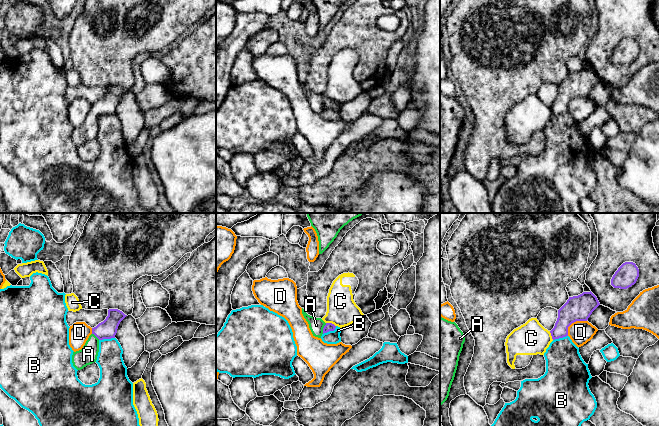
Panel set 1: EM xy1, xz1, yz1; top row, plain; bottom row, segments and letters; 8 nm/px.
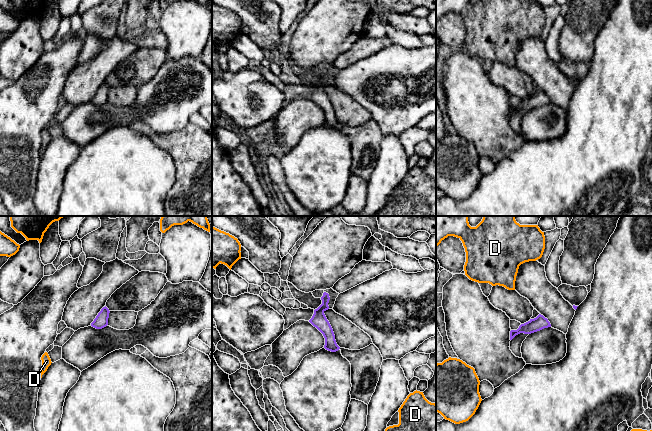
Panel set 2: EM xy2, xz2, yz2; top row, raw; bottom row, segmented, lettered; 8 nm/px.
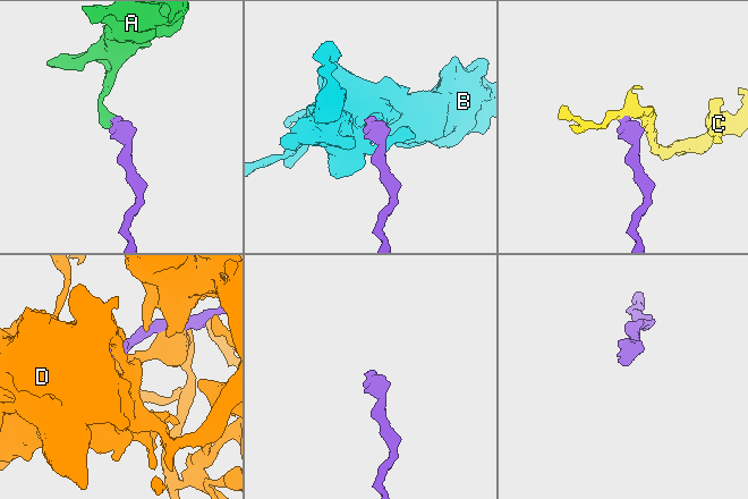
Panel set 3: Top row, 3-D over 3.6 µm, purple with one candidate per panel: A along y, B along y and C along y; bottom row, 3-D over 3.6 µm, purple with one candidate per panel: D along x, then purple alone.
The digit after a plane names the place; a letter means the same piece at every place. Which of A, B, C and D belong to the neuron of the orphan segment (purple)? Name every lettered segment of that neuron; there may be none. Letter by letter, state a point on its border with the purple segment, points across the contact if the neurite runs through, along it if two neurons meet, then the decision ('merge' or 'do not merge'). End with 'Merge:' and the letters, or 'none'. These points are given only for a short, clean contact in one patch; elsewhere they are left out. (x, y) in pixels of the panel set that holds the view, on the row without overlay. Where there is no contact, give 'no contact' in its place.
A: meets purple in xz1 at (323, 104); runs through xz1 (328, 103), (323, 104), (316, 101); merge
B: meets purple in xy1 at (106, 114); border along xy1 (114, 113), (99, 116); do not merge
C: meets purple in xz1 at (331, 99); border along xz1 (326, 98), (331, 98), (335, 102); do not merge
D: meets purple in yz1 at (573, 98); do not merge
Merge: A

